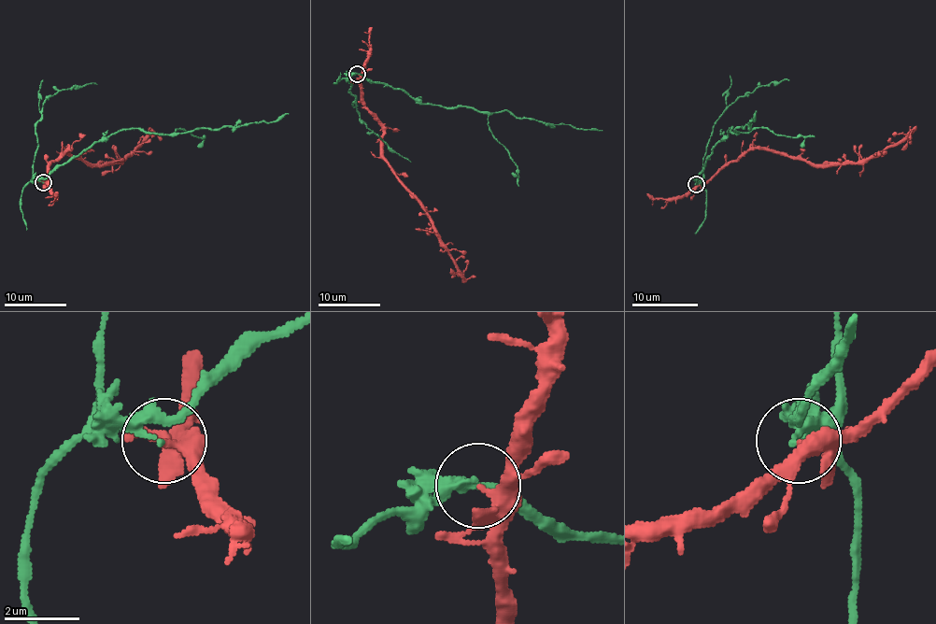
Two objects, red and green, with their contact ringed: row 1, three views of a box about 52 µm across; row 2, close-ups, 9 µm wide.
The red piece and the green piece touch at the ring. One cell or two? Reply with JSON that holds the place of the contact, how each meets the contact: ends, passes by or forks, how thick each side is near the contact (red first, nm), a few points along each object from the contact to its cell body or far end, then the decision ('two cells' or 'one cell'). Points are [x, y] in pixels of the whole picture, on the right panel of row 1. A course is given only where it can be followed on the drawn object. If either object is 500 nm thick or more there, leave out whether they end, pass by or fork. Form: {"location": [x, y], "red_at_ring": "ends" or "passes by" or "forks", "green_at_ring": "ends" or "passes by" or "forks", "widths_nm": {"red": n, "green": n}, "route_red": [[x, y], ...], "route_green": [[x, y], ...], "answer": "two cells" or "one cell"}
{"location": [696, 184], "red_at_ring": "passes by", "green_at_ring": "passes by", "widths_nm": {"red": 280, "green": 110}, "route_red": [[697, 183], [706, 183], [752, 148], [787, 152], [815, 163], [852, 163], [875, 157], [912, 131], [910, 139]], "route_green": [[695, 183], [711, 148], [731, 128], [732, 133], [738, 133], [734, 129], [754, 121], [756, 111]], "answer": "two cells"}

